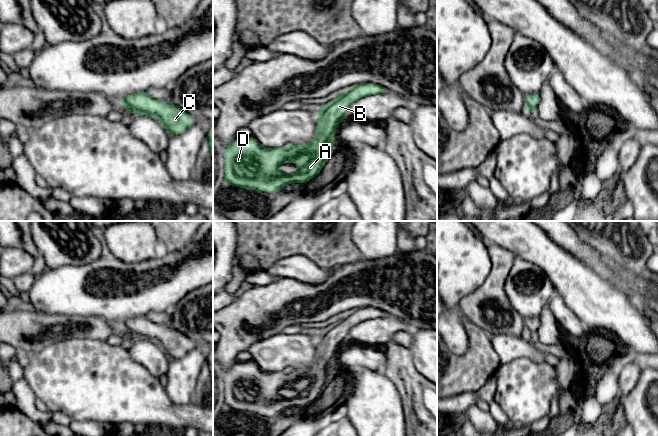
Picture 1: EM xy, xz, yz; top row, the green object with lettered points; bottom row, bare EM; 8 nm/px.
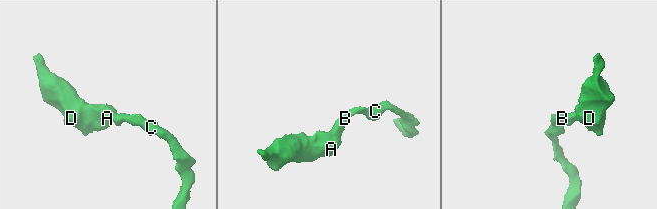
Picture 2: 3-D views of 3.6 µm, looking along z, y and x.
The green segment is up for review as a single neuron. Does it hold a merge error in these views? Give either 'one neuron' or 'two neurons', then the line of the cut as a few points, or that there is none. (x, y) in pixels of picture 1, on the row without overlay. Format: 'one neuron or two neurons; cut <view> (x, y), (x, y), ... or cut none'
one neuron; cut none

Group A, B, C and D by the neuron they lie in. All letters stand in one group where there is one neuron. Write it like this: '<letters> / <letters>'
A B C D

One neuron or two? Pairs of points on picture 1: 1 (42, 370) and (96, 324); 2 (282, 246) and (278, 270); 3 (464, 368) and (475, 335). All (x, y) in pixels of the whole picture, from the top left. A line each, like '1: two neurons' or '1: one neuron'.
1: two neurons
2: two neurons
3: one neuron

